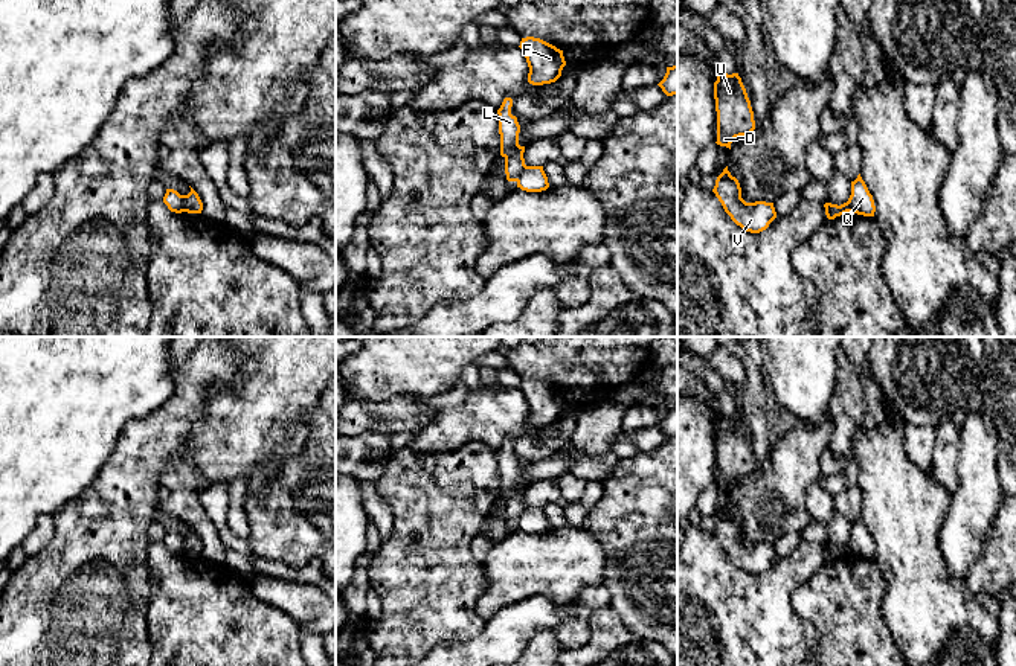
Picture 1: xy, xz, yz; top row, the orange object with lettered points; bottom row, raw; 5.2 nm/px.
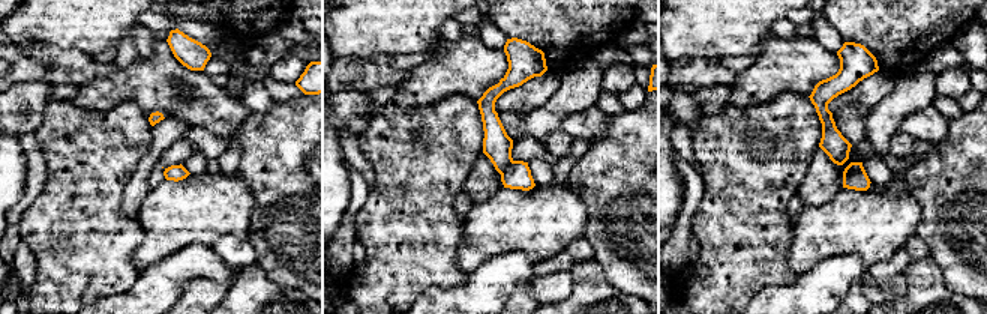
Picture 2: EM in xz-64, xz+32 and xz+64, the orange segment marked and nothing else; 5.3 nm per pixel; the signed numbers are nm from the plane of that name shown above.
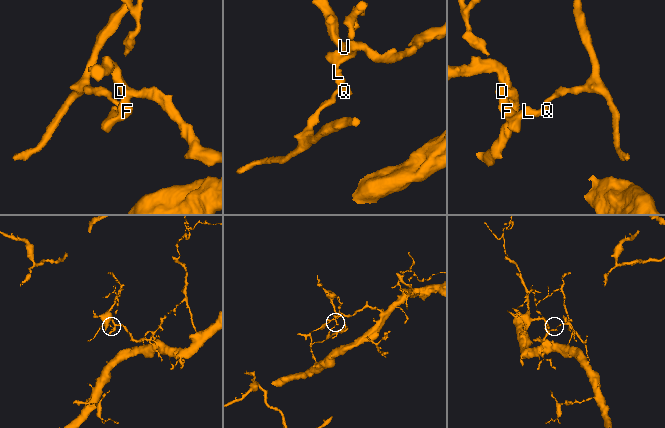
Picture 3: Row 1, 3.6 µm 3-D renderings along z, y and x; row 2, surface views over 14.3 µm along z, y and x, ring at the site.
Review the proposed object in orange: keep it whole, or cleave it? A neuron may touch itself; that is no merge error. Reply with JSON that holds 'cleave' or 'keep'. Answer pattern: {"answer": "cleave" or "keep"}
{"answer": "cleave"}

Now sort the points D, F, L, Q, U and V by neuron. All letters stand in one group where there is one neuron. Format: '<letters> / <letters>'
D F L U V / Q

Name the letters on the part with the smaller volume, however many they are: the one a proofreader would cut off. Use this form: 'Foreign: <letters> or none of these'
Foreign: Q

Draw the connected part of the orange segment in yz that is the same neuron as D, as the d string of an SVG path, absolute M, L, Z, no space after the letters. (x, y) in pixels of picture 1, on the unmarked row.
M717 413L714 440L717 453L715 485L731 491L735 479L751 475L755 471L751 442L738 415Z

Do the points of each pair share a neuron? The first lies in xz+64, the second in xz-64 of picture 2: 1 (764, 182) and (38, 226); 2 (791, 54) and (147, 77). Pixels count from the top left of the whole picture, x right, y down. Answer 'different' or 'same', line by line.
1: same
2: same

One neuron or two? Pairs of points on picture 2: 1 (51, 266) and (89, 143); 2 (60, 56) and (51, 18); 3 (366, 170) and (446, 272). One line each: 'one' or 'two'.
1: one
2: two
3: two

